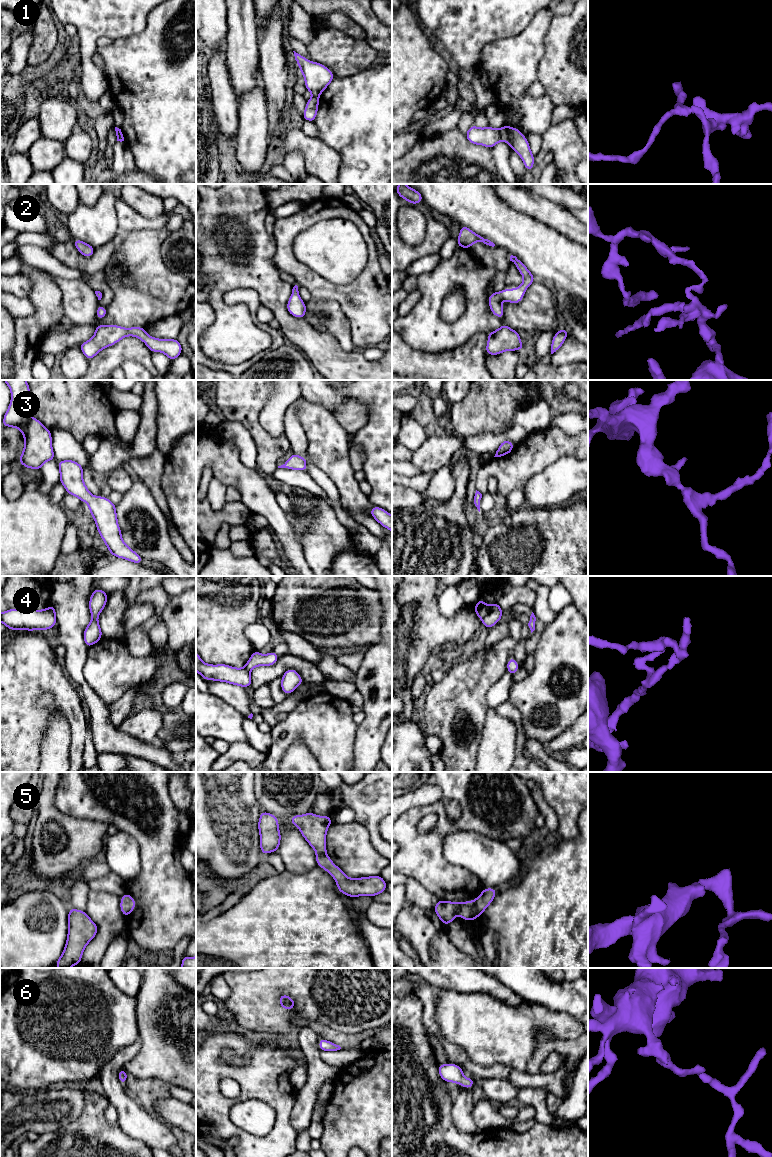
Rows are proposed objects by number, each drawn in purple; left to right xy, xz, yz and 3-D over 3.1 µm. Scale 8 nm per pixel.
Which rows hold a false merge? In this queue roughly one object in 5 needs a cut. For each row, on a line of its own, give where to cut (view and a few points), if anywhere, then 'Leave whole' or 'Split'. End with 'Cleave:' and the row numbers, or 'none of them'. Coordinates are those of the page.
1: Split along yz (498, 130), (501, 140). Split
2: No split. Leave whole
3: No split. Leave whole
4: Split along yz (488, 607), (482, 619). Split
5: No split. Leave whole
6: No split. Leave whole
Cleave: 1, 4

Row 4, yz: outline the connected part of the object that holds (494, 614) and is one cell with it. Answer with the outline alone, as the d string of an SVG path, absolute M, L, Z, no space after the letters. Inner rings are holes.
M495 601L488 607L488 612L482 619L482 624L485 626L485 628L490 629L493 625L497 624L500 621L502 614L503 611L501 607Z

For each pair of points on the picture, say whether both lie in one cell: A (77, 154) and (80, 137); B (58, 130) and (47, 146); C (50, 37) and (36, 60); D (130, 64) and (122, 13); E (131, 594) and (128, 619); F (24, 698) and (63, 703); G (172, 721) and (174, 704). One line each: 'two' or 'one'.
A: one
B: two
C: one
D: two
E: two
F: one
G: two

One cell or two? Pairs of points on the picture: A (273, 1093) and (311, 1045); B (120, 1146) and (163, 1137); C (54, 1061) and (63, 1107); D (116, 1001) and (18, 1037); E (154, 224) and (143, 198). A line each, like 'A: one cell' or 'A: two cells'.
A: two cells
B: two cells
C: two cells
D: one cell
E: two cells

